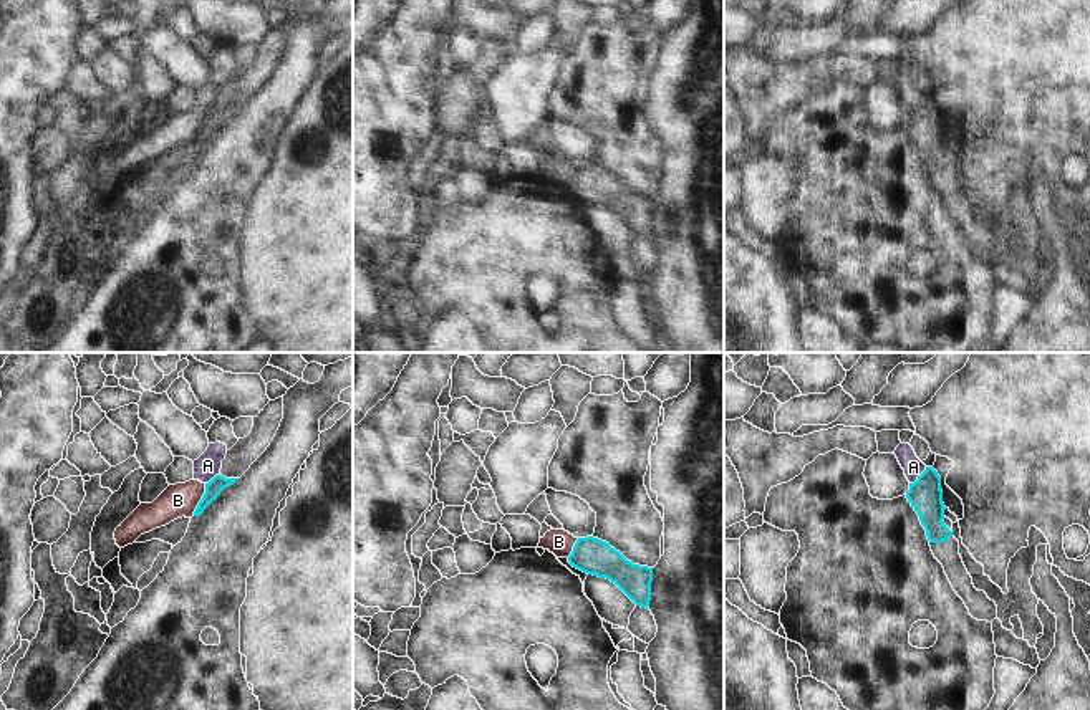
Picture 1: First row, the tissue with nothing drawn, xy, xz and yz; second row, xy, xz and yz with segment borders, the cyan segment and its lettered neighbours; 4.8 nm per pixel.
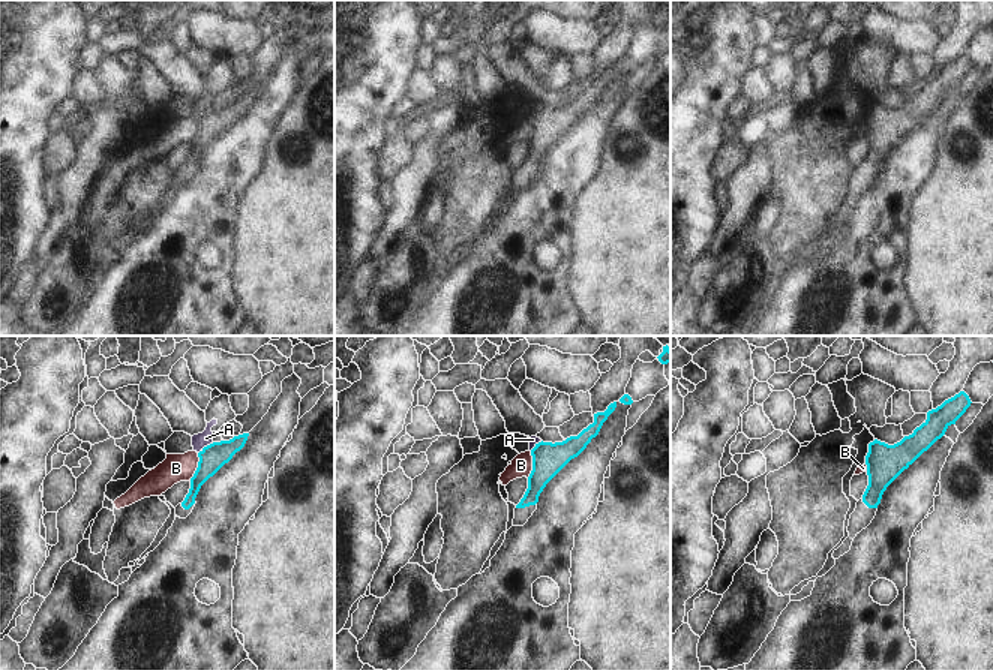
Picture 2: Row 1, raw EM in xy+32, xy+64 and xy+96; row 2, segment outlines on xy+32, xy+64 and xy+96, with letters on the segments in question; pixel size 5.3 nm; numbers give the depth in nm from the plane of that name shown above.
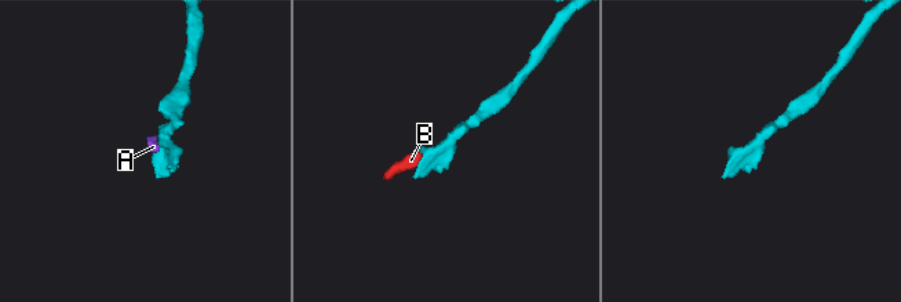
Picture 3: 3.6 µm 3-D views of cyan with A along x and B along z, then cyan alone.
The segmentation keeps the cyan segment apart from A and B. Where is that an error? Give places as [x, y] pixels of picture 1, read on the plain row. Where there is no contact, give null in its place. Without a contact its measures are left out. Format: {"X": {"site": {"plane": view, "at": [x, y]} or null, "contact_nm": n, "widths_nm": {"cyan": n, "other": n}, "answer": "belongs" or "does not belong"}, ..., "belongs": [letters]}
{"A": {"site": {"plane": "yz", "at": [918, 106]}, "contact_nm": 120, "widths_nm": {"cyan": 160, "other": 100}, "answer": "does not belong"}, "B": {"site": {"plane": "xy", "at": [201, 129]}, "contact_nm": 170, "widths_nm": {"cyan": 80, "other": 160}, "answer": "does not belong"}, "belongs": []}

